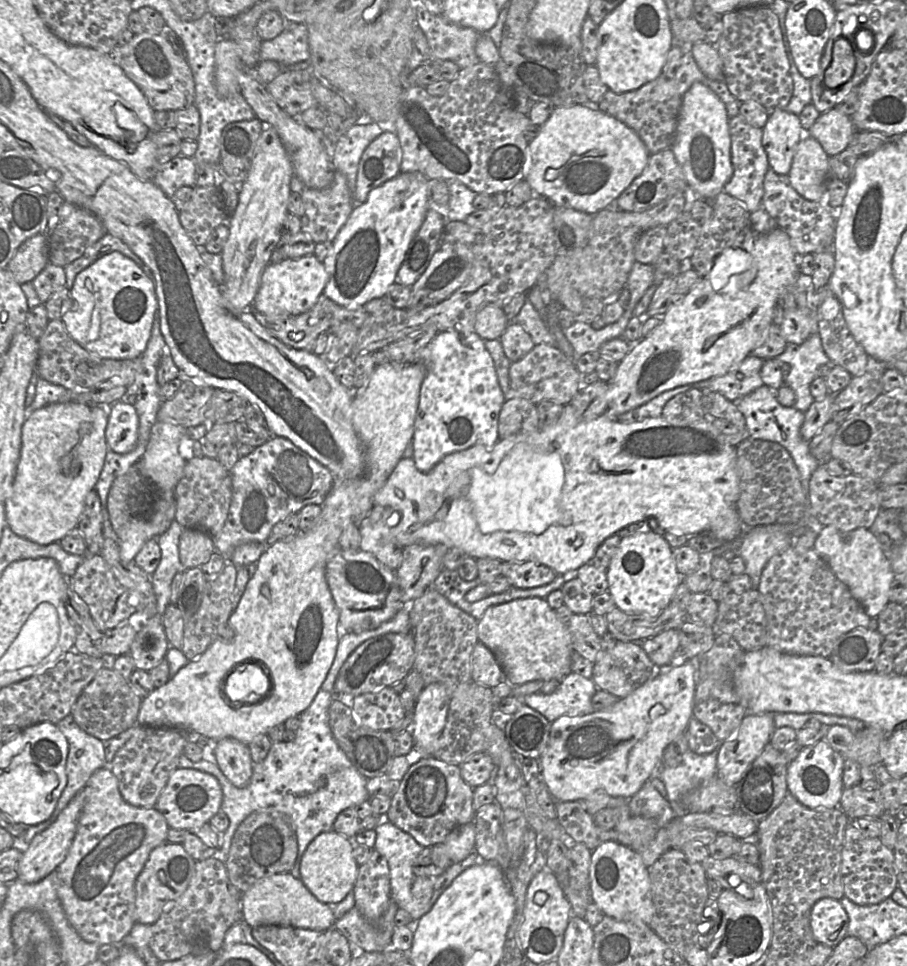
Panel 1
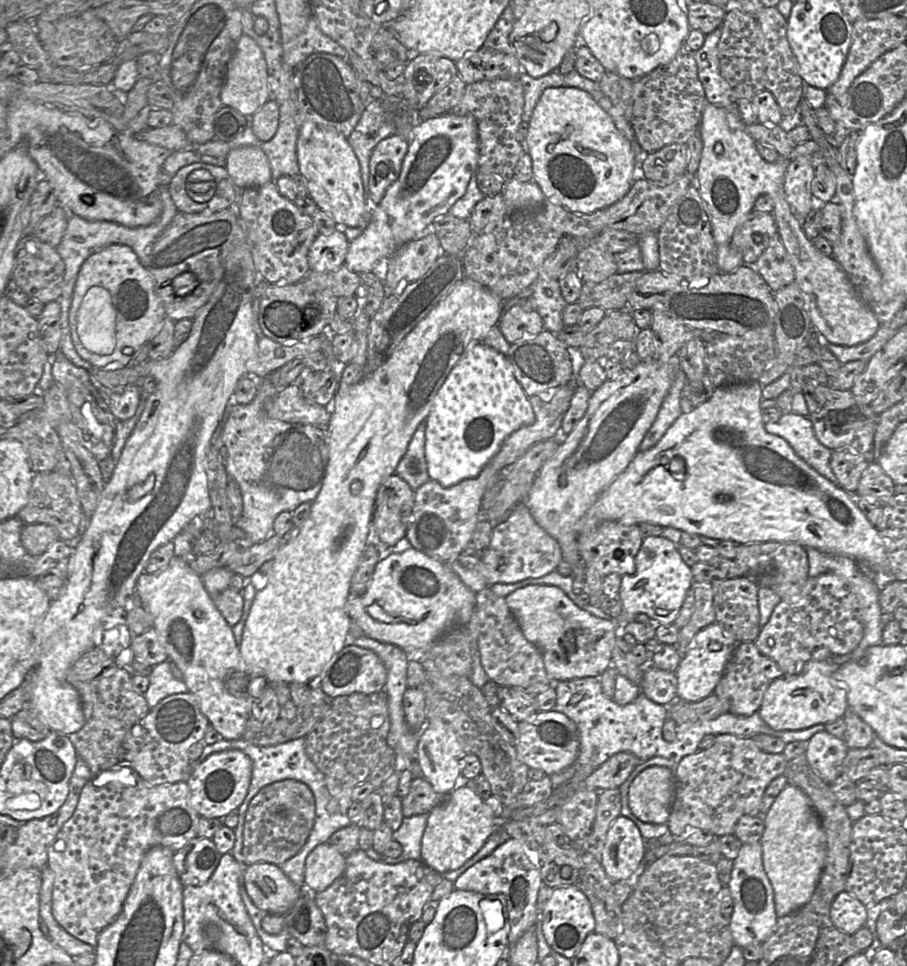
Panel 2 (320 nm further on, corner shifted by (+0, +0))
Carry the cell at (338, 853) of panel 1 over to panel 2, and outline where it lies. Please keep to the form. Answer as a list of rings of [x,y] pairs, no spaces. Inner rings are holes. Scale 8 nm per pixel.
[[[329,843],[317,845],[307,856],[304,868],[305,886],[321,892],[344,872],[346,857]]]

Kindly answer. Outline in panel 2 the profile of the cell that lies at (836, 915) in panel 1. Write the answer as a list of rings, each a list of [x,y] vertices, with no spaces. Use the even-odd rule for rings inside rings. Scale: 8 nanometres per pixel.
[[[842,891],[832,902],[830,918],[836,928],[853,935],[865,927],[867,908],[849,892]]]

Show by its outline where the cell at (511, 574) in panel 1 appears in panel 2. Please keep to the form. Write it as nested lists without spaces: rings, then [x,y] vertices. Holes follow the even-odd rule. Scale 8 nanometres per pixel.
[[[525,503],[517,505],[504,521],[493,527],[489,550],[481,558],[487,586],[542,577],[556,570],[561,560],[558,542],[538,525]]]

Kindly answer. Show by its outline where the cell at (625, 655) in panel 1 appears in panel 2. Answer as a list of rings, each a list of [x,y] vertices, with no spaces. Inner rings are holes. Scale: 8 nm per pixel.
[[[648,665],[639,685],[641,693],[657,704],[668,705],[678,699],[675,672]]]

